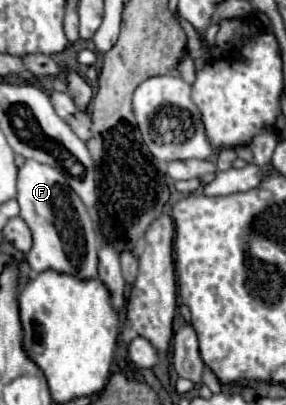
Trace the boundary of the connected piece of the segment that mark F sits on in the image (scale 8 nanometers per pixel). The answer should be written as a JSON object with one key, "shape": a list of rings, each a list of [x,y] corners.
{"shape":[[[26,160],[18,170],[18,194],[20,216],[32,230],[34,246],[26,254],[32,270],[56,270],[78,278],[96,278],[98,268],[98,236],[94,232],[92,220],[86,206],[66,184],[66,174],[58,168],[40,164],[36,160]]]}

